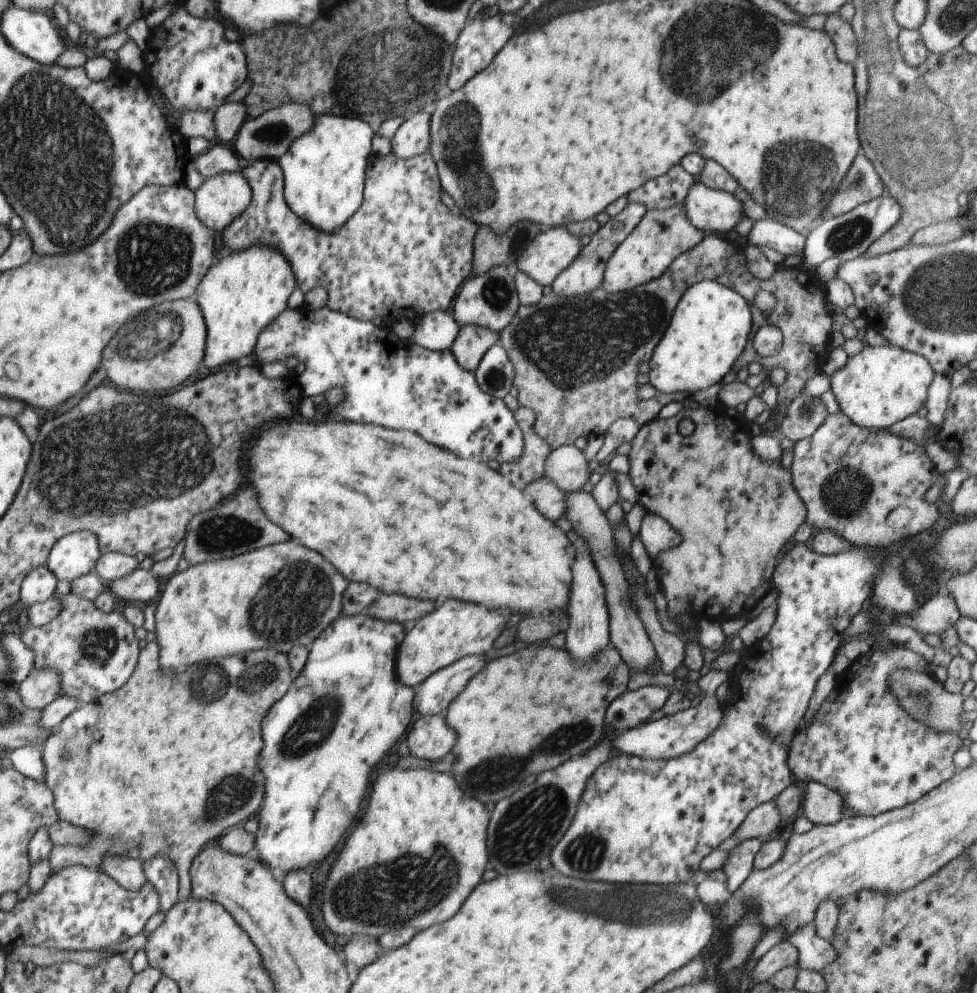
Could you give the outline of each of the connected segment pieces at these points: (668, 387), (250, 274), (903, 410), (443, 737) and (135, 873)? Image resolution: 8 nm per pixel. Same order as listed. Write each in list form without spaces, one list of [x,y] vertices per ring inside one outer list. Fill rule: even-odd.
[[[710,279],[696,282],[680,298],[669,328],[652,354],[649,385],[661,393],[691,394],[730,379],[751,327],[750,306],[738,292]]]
[[[254,244],[254,248],[250,246],[248,250],[223,253],[193,297],[209,328],[206,368],[218,368],[228,362],[234,364],[234,360],[251,355],[258,344],[258,334],[286,310],[296,284],[286,256],[276,248]]]
[[[866,345],[830,375],[830,389],[841,413],[857,426],[885,429],[917,414],[925,406],[934,370],[926,358],[896,346]]]
[[[445,715],[420,716],[405,740],[410,754],[422,760],[444,758],[454,748],[458,734],[446,724]]]
[[[106,856],[99,871],[114,879],[130,892],[140,890],[148,880],[141,860],[128,856]]]

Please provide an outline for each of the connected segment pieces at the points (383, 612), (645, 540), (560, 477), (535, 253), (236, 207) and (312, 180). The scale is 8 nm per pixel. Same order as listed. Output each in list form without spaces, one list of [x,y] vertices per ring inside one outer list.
[[[380,593],[370,604],[366,614],[382,622],[398,622],[404,626],[405,631],[434,610],[432,600],[416,600],[402,594]]]
[[[647,512],[644,516],[638,535],[651,560],[656,560],[660,552],[676,547],[680,542],[680,537],[672,526],[664,518],[652,512]]]
[[[564,445],[546,458],[544,474],[548,480],[556,482],[566,493],[582,491],[593,473],[582,450],[574,445]]]
[[[565,227],[540,232],[516,260],[515,270],[528,274],[542,287],[550,286],[582,252],[581,240]]]
[[[222,172],[211,178],[204,178],[202,186],[194,190],[194,210],[197,218],[205,223],[210,230],[223,232],[253,202],[253,190],[249,180],[242,178],[242,172]]]
[[[316,115],[310,132],[296,138],[288,152],[278,159],[284,176],[284,196],[288,208],[316,227],[332,234],[346,224],[363,202],[365,172],[375,134],[370,124],[348,115]]]

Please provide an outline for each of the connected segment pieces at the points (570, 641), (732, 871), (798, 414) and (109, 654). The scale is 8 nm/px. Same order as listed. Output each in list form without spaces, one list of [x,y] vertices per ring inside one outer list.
[[[574,531],[568,532],[570,546],[574,550],[574,584],[570,586],[570,602],[568,602],[568,618],[570,628],[566,632],[566,648],[574,660],[590,660],[598,650],[602,650],[608,644],[608,612],[604,602],[604,584],[600,574],[595,568],[589,547],[585,541]]]
[[[758,838],[744,840],[730,850],[730,856],[726,864],[722,866],[722,872],[728,878],[727,886],[730,893],[735,892],[742,882],[746,881],[753,867],[754,856],[762,846],[762,841]]]
[[[800,395],[788,406],[780,427],[781,436],[795,444],[812,436],[829,415],[820,396]]]
[[[46,565],[26,576],[22,586],[22,603],[32,605],[47,600],[60,600],[62,612],[44,626],[28,625],[20,638],[26,647],[34,651],[34,670],[56,668],[60,672],[58,697],[76,698],[79,707],[82,707],[106,694],[114,693],[129,682],[140,660],[139,640],[133,624],[120,612],[100,612],[89,599],[71,593],[58,596],[57,582],[56,576]]]

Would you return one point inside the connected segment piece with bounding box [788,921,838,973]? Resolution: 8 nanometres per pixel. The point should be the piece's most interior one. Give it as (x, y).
(814, 953)

